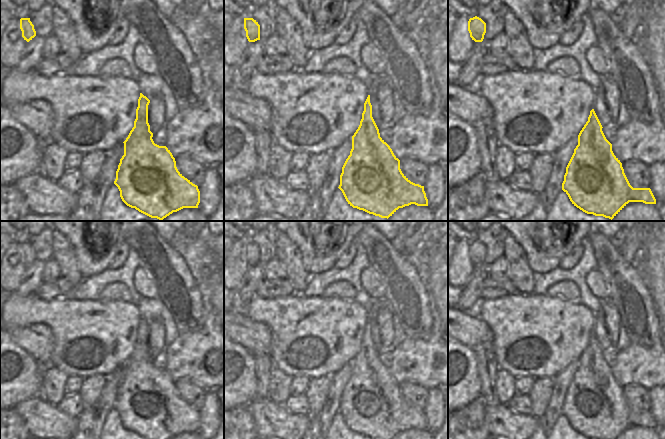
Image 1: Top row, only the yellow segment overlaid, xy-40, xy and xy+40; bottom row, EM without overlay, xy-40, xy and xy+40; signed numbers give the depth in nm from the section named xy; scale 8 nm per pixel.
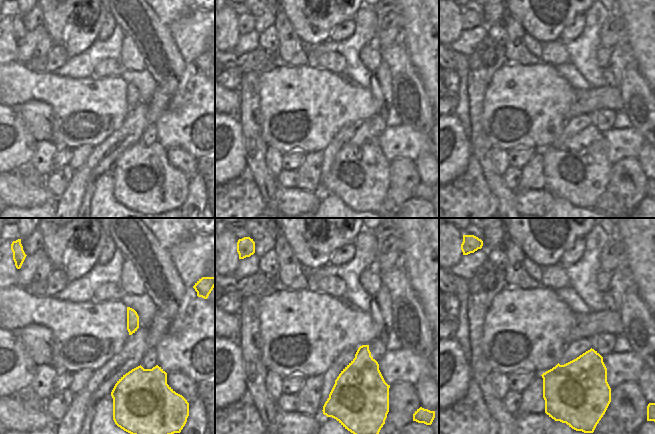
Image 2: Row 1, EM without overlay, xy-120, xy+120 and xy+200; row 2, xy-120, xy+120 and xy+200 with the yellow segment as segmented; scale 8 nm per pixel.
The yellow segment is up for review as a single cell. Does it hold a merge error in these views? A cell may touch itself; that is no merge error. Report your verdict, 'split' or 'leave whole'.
leave whole

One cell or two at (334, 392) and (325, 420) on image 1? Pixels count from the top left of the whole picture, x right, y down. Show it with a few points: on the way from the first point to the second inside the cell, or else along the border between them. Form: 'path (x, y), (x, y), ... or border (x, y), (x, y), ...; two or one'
path (334, 399), (327, 413); one

